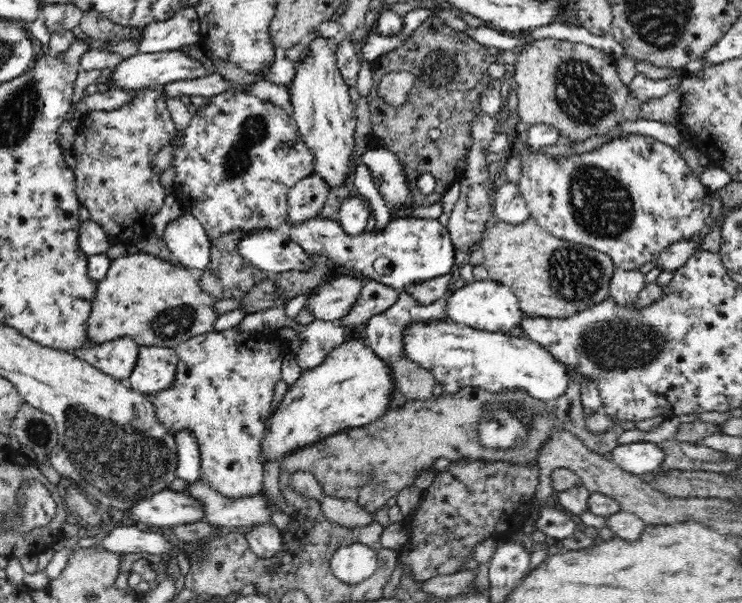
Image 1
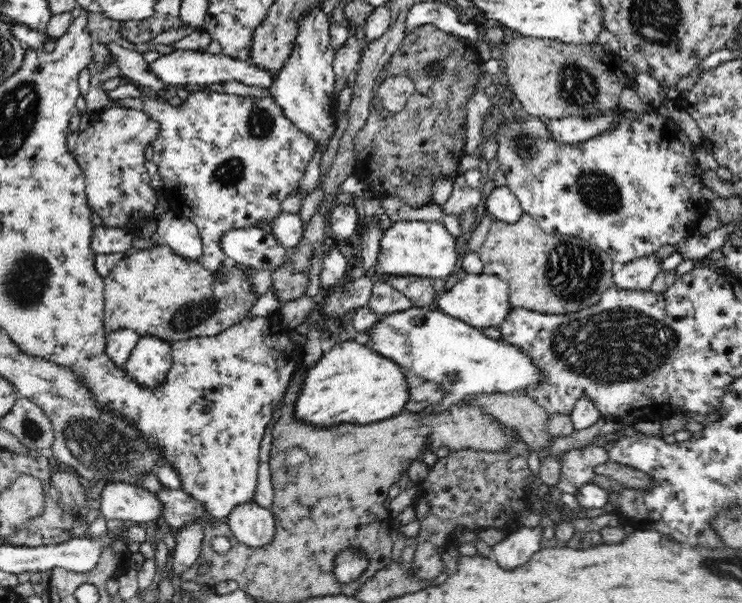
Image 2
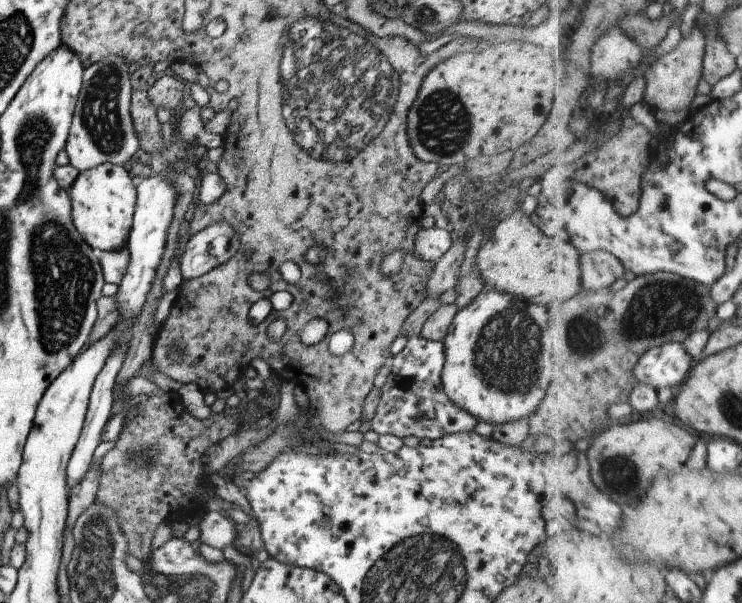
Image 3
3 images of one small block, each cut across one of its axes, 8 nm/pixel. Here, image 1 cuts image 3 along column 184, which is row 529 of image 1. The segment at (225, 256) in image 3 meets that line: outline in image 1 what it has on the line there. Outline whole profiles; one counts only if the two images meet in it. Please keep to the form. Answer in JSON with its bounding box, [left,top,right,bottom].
[243,523,283,558]

